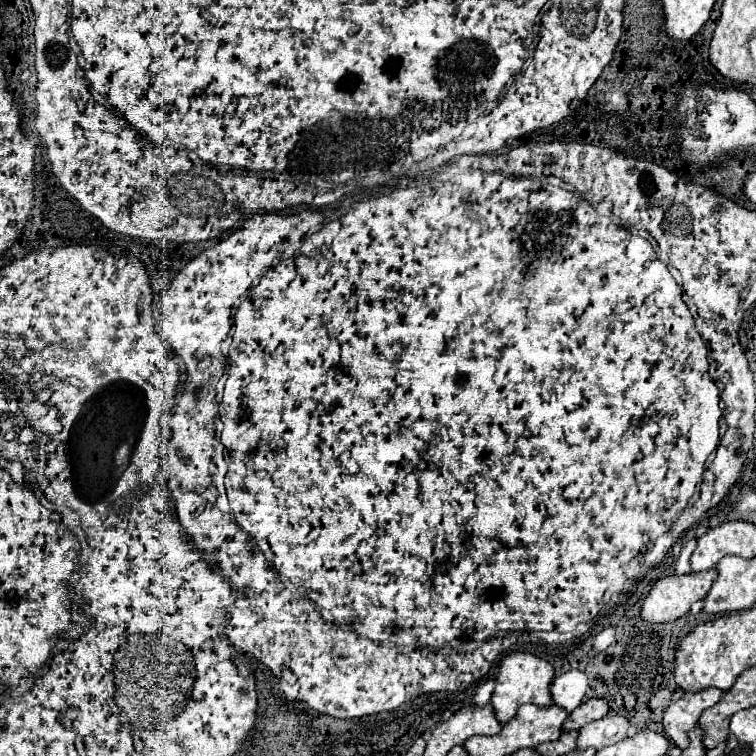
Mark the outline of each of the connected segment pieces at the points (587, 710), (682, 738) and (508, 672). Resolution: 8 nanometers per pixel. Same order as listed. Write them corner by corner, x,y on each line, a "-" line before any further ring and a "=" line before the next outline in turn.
589,699
581,703
573,713
569,713
567,721
563,723
563,731
579,731
583,725
605,717
607,711
609,711
607,703
603,703
601,699
=
709,687
697,693
685,693
679,701
671,703
663,715
663,729
667,737
679,747
685,749
689,745
689,731
697,725
699,715
719,703
723,691
=
511,653
507,657
503,657
501,665
499,665
499,673
495,679
495,691
491,695
491,705
495,709
495,717
501,723
507,723
509,719
513,719
513,713
517,711
519,705
523,703
533,703
537,707
551,707
551,693
549,693
549,683
553,679
553,667
531,655
531,653

